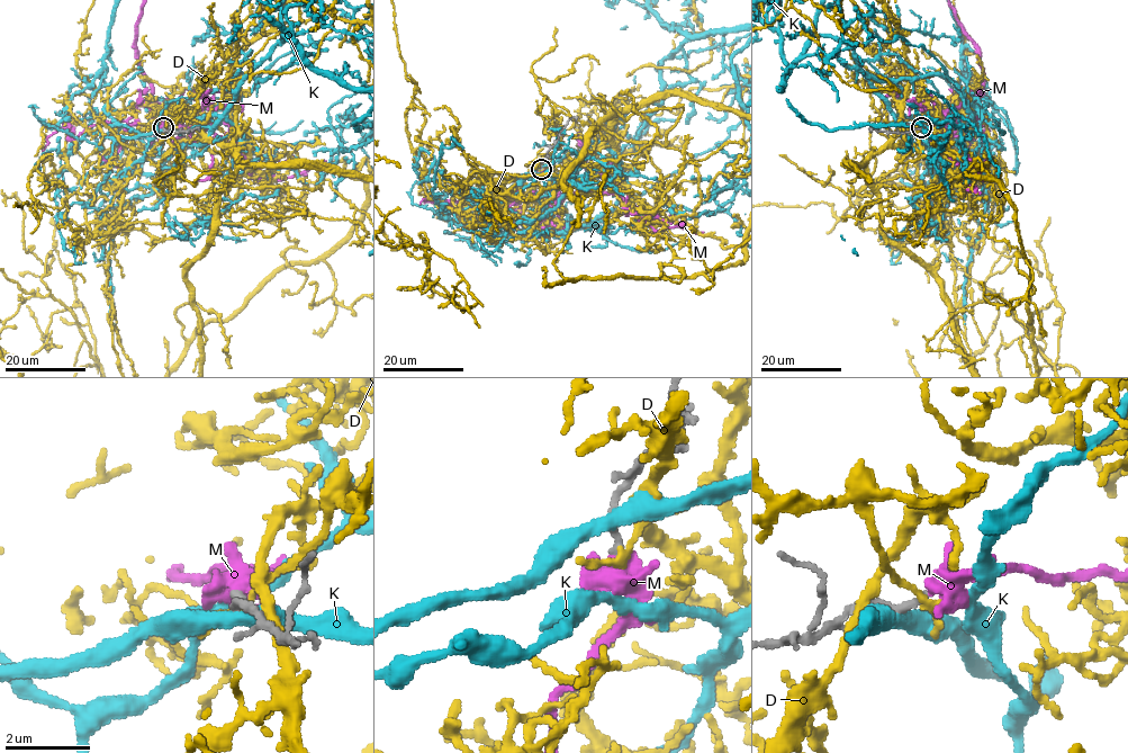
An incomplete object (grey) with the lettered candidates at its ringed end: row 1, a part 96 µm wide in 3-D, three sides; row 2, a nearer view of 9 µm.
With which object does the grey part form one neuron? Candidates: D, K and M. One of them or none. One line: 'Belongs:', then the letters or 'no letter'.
Belongs: no letter

